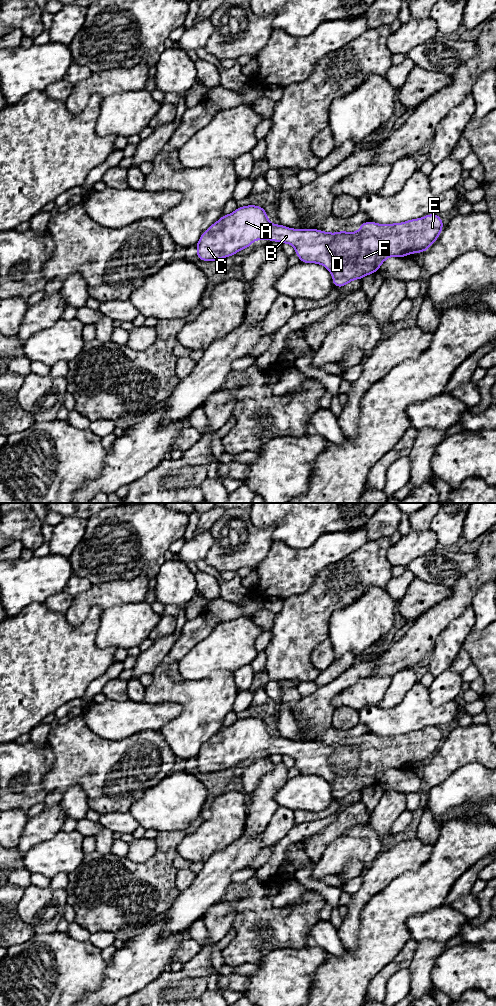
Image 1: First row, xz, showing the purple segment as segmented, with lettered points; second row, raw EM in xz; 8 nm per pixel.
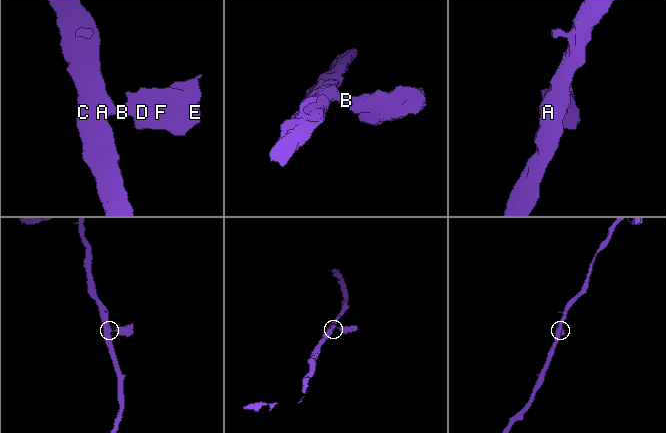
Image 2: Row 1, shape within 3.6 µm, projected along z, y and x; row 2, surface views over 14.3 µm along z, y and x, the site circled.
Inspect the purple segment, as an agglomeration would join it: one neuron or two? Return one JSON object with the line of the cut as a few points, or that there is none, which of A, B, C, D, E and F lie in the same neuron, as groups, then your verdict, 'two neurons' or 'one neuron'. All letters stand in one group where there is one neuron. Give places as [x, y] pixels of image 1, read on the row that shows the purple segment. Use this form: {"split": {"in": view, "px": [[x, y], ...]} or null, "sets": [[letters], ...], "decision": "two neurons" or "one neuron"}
{"split": null, "sets": [["A", "B", "C", "D", "E", "F"]], "decision": "one neuron"}

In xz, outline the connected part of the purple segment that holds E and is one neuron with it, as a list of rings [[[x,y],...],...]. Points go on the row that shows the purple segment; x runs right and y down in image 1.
[[[248,205],[238,207],[233,213],[223,215],[200,237],[197,257],[202,261],[215,261],[246,249],[254,241],[268,239],[288,243],[295,247],[295,254],[303,263],[318,263],[326,267],[333,276],[333,284],[343,287],[354,279],[378,272],[380,265],[388,257],[405,257],[412,253],[425,252],[440,235],[443,222],[438,214],[426,215],[403,223],[382,225],[374,222],[360,224],[360,230],[349,233],[340,231],[329,233],[317,229],[291,229],[283,225],[271,224],[264,208]]]

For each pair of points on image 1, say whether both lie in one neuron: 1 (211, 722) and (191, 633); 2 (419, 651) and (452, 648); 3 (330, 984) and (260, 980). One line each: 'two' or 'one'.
1: one
2: two
3: two

